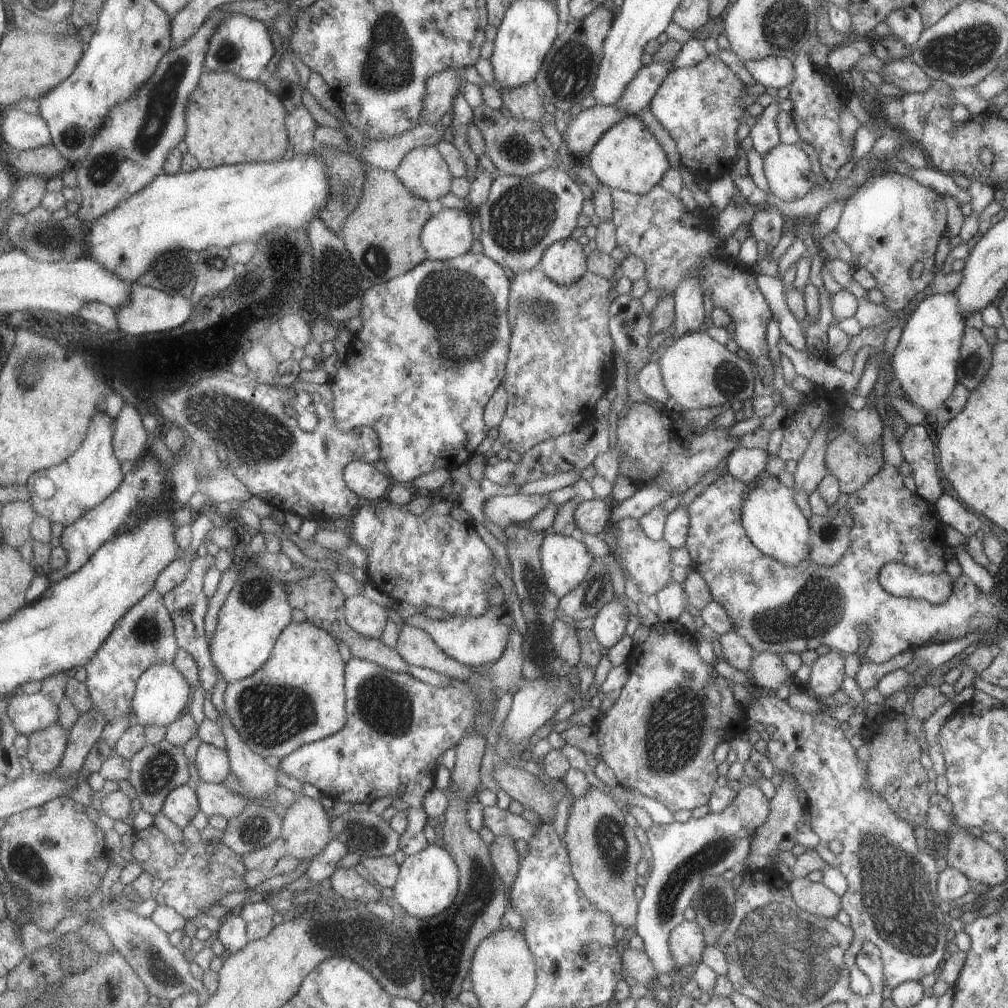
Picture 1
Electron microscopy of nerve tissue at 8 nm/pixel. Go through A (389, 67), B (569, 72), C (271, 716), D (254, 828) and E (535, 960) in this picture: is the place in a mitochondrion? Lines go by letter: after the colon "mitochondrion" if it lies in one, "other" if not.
A: mitochondrion
B: mitochondrion
C: mitochondrion
D: mitochondrion
E: other

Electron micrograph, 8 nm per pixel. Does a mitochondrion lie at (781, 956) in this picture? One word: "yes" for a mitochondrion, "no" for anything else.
yes

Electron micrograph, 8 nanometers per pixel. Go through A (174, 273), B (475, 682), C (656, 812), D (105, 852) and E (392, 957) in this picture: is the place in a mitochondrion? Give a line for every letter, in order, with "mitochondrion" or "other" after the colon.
A: mitochondrion
B: other
C: other
D: other
E: mitochondrion

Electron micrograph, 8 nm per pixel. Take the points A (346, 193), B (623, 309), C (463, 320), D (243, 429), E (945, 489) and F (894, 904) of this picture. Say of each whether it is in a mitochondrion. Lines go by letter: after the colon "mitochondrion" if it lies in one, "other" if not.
A: mitochondrion
B: other
C: mitochondrion
D: mitochondrion
E: other
F: mitochondrion

